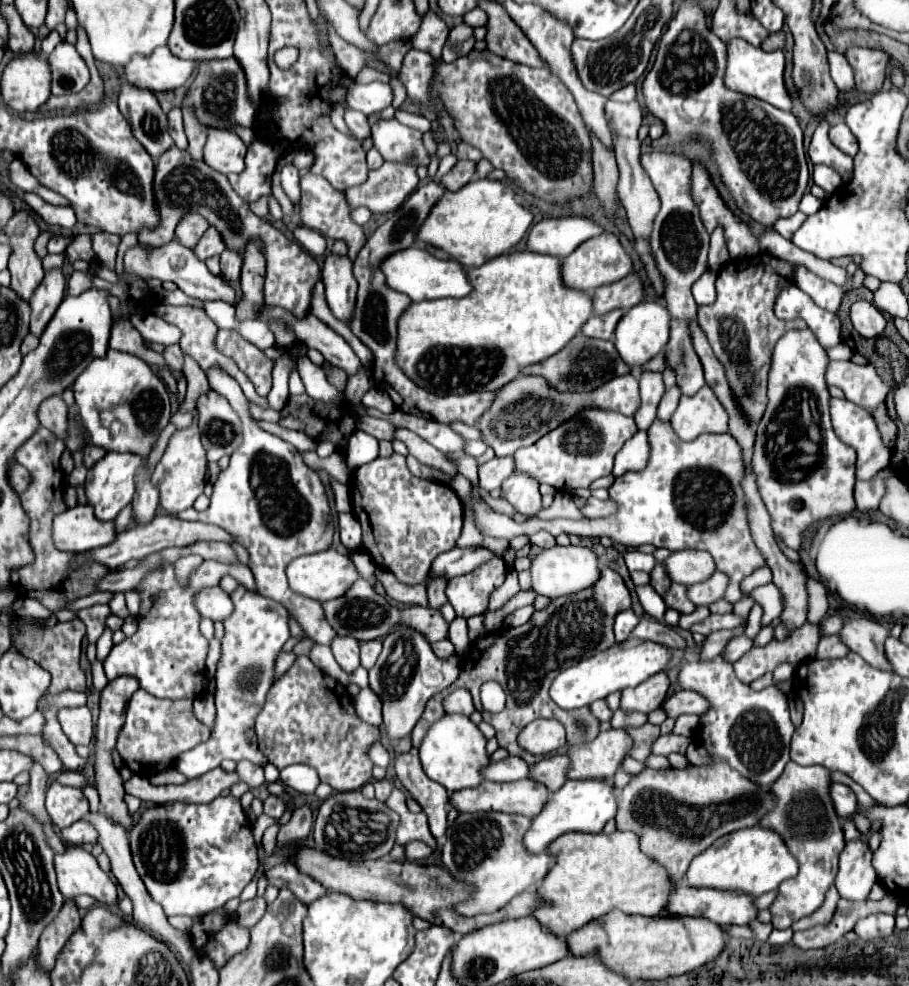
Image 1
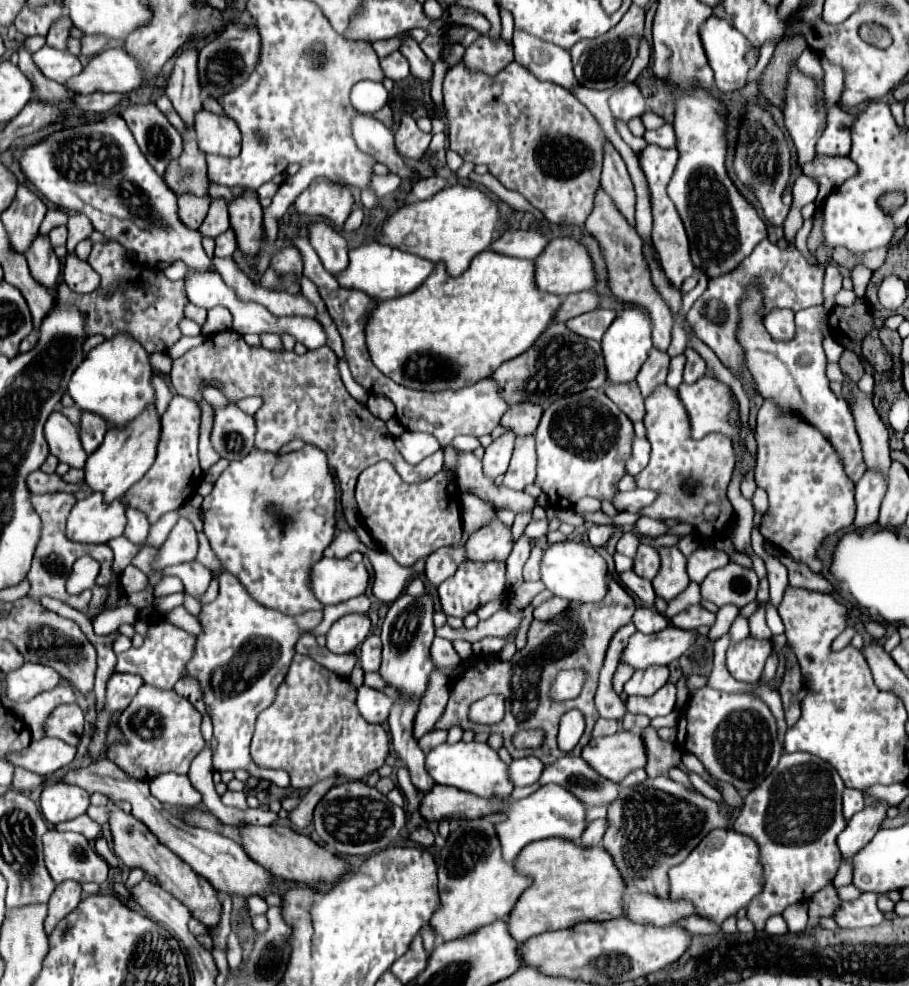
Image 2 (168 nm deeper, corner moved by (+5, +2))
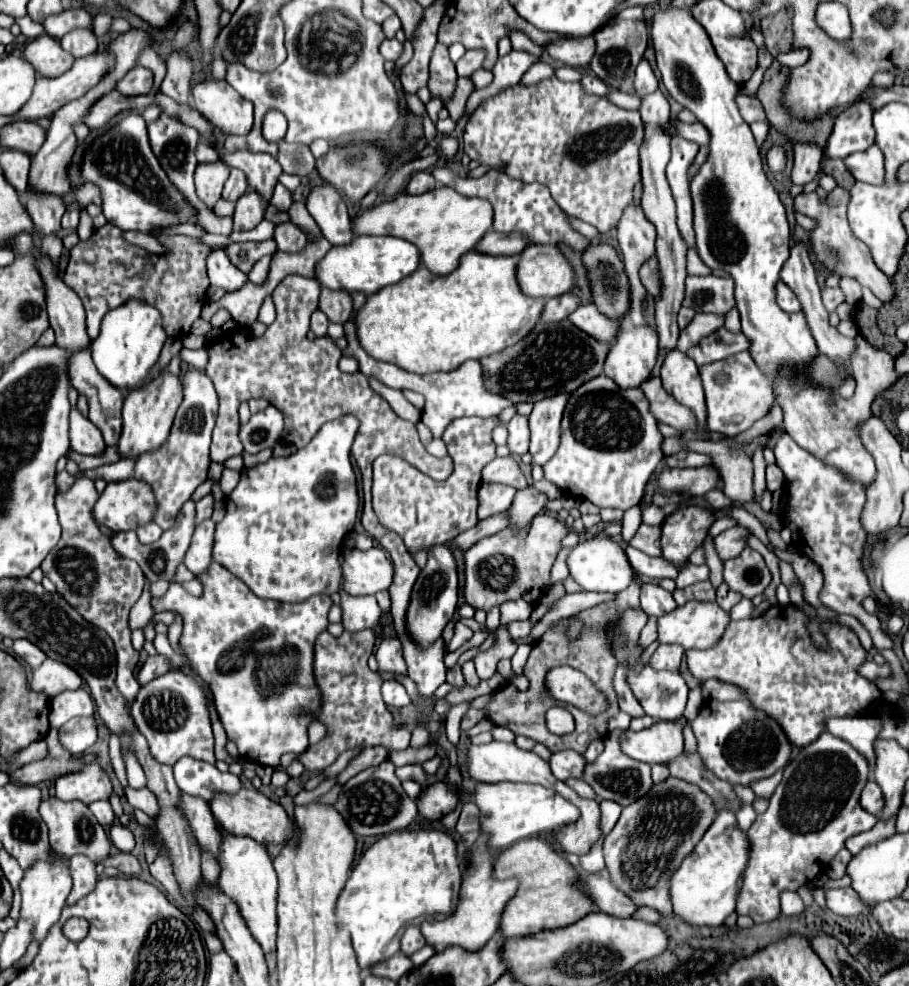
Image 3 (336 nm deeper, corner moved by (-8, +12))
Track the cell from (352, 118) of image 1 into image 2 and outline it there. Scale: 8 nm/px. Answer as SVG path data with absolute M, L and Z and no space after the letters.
M355 115L351 121L351 133L357 147L363 153L369 153L375 161L389 167L393 173L401 173L411 177L413 171L401 161L395 145L393 145L393 131L385 127L385 123L377 121L371 115Z

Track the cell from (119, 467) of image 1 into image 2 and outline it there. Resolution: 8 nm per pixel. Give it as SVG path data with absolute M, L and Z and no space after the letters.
M149 407L141 417L131 421L127 429L109 429L105 441L99 445L97 451L93 451L87 457L85 463L85 483L91 487L91 491L103 493L105 503L121 499L125 491L133 483L137 483L153 465L159 433L161 427L159 427L159 417L155 413L155 407Z

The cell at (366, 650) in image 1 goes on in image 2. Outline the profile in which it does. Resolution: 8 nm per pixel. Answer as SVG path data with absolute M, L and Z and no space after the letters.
M369 635L361 643L361 653L359 653L361 669L363 671L377 671L381 665L381 639L377 635Z

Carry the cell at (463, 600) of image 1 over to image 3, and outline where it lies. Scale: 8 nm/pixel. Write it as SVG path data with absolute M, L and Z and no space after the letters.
M540 513L530 521L524 537L518 535L516 527L508 527L488 539L480 539L464 555L466 561L466 587L464 597L474 609L490 611L492 607L510 601L524 599L530 605L538 605L542 597L552 589L550 569L562 549L562 539L570 529L548 513Z

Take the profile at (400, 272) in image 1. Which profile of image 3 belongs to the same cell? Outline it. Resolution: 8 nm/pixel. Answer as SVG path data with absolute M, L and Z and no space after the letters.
M360 235L354 237L354 243L350 247L332 247L324 259L318 263L316 271L316 281L322 287L328 287L332 291L362 291L364 295L372 295L374 291L394 285L412 271L416 271L420 265L420 255L418 249L398 237L370 237L370 235Z

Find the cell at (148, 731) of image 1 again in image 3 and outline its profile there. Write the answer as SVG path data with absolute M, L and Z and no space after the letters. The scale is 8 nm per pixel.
M174 669L140 687L130 707L130 715L136 727L140 729L140 733L148 739L152 757L158 759L160 763L174 765L184 755L200 761L216 763L210 711L206 703L208 703L208 697L204 687L192 675L186 675L184 671Z

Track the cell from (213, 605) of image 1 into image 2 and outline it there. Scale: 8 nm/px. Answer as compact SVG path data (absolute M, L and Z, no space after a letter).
M197 561L173 565L173 567L165 569L163 573L159 573L159 579L161 579L165 573L177 575L177 577L183 581L183 585L185 585L185 593L189 593L189 595L195 597L195 599L199 599L201 595L205 595L205 591L209 589L211 577L213 577L211 571L205 569L203 565L199 565Z

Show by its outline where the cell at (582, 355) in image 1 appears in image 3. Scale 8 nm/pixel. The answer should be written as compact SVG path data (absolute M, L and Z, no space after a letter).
M568 319L558 323L538 321L526 339L518 341L514 347L506 347L506 351L500 351L500 355L488 355L488 359L482 359L480 363L488 391L498 393L512 403L536 403L550 395L576 391L582 383L598 377L602 373L608 349L608 343L596 341L574 327Z

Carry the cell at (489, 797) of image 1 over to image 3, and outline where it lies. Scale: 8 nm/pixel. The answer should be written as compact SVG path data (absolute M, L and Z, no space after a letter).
M448 783L428 785L416 799L418 813L428 821L438 821L458 803L458 793Z

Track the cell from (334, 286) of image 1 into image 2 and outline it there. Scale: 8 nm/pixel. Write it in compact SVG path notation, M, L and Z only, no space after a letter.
M311 223L309 241L311 241L315 253L319 255L323 267L333 277L337 277L339 273L345 271L345 267L349 265L349 259L347 259L349 249L347 249L347 243L341 237L341 233L337 233L327 223Z

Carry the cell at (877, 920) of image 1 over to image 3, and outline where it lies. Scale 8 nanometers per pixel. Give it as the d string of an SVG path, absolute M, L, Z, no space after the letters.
M844 887L844 889L830 889L826 891L826 907L830 911L834 911L836 915L860 915L864 913L864 903L860 901L860 897L856 895L856 891L852 887Z

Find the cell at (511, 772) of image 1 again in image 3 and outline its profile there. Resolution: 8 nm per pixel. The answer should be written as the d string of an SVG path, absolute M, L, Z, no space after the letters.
M558 751L550 759L550 769L560 781L582 779L582 767L586 767L586 759L584 755L578 755L578 751Z

